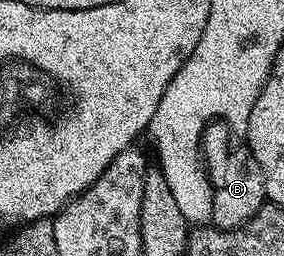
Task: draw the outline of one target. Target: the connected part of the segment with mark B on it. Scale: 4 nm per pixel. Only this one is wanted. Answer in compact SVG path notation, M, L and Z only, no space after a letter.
M220 121L209 123L201 135L201 154L205 169L209 172L209 184L213 187L211 223L220 231L230 231L251 221L251 217L255 217L255 213L259 213L259 209L267 202L259 161L255 161L248 142L233 143L233 139L234 132Z

